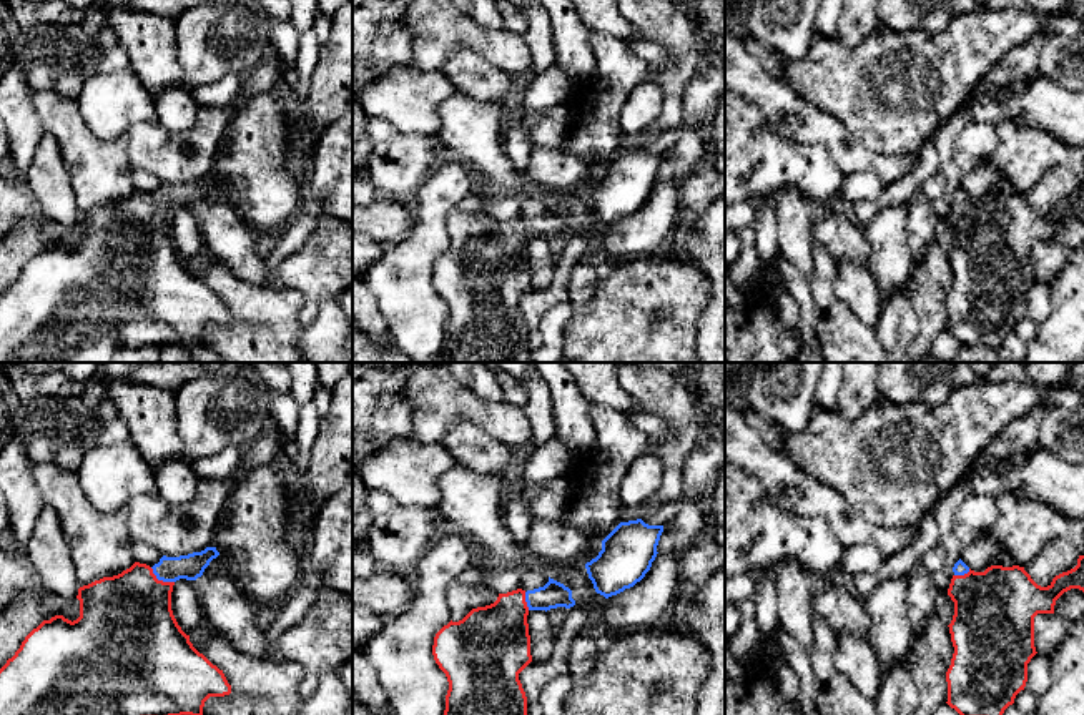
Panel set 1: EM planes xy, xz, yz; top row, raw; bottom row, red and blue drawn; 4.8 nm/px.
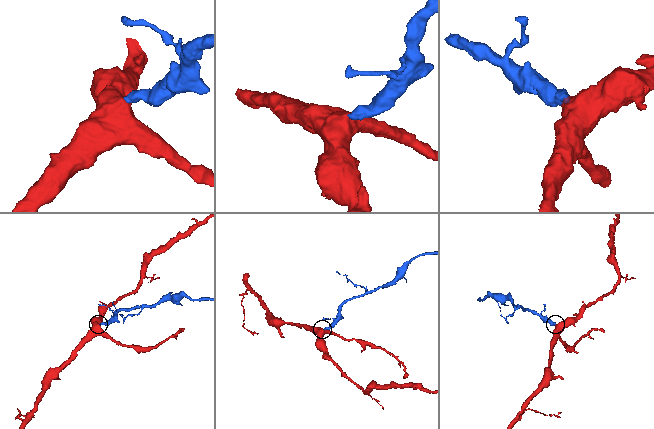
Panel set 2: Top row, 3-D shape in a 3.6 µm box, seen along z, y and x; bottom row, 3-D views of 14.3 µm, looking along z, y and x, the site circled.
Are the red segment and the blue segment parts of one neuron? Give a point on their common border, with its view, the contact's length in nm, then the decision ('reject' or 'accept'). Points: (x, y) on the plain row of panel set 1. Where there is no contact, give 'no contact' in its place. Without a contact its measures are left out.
meets red in xy at (160, 208); contact 140 nm long; accept

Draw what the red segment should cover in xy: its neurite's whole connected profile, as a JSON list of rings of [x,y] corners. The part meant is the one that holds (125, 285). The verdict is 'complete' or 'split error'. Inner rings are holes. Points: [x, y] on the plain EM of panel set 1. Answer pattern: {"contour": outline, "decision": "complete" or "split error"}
{"contour": [[[206,175],[201,180],[193,180],[180,185],[163,183],[153,195],[146,191],[135,190],[130,196],[123,198],[113,205],[103,205],[88,213],[78,216],[76,226],[80,228],[80,244],[76,248],[68,248],[63,243],[55,243],[50,248],[43,248],[37,256],[33,256],[20,276],[12,286],[0,296],[0,362],[110,362],[118,349],[125,348],[141,348],[156,346],[165,348],[170,344],[203,344],[204,329],[209,324],[224,324],[231,321],[231,313],[228,311],[223,298],[213,293],[203,281],[200,281],[190,269],[178,253],[171,238],[171,219],[173,213],[180,206],[196,208],[203,203],[204,196],[219,180],[216,175]]], "decision": "split error"}

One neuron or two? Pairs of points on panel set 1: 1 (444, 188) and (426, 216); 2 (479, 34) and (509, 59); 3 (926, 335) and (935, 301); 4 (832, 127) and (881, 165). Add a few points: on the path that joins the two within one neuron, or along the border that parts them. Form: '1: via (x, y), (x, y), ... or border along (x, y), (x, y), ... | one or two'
1: via (439, 195), (431, 210) | one
2: via (486, 40), (502, 52) | one
3: via (931, 326), (931, 310) | one
4: via (838, 142), (847, 153), (867, 160) | one

